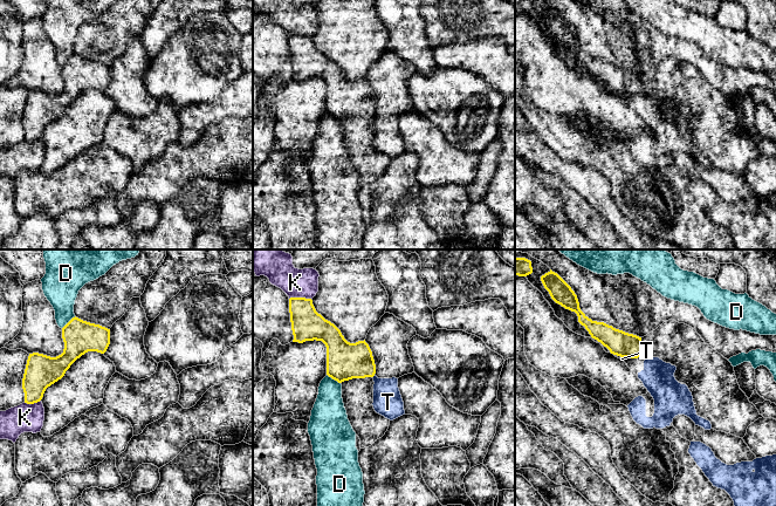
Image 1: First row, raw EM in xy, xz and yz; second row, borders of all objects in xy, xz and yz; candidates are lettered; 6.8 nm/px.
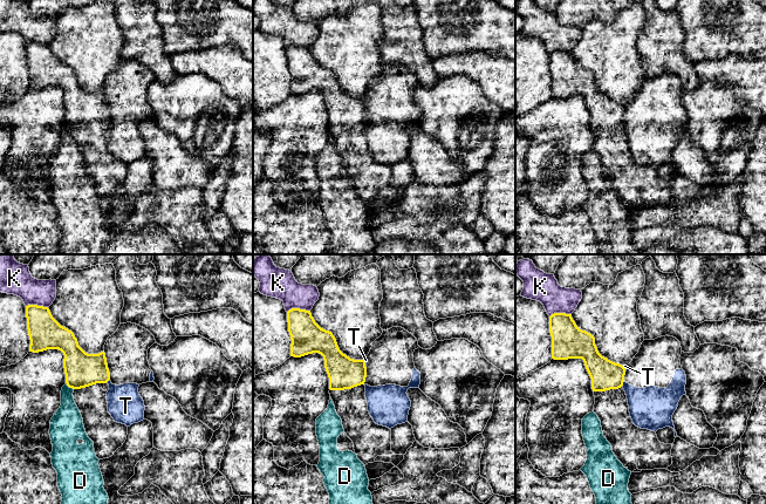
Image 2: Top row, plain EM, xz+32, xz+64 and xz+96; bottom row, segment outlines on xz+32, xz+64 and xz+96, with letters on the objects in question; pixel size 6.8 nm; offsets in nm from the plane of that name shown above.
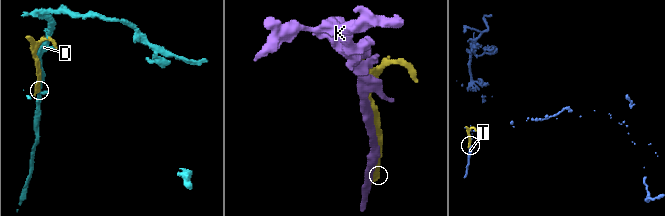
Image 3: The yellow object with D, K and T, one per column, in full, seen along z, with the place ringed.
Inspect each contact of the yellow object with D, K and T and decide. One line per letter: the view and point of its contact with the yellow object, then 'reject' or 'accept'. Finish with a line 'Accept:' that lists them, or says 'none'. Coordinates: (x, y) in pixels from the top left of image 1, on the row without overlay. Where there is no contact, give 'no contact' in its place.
D: meets yellow in xz at (334, 116); reject
K: meets yellow in xz at (301, 35); reject
T: meets yellow in yz at (624, 94); reject
Accept: none

